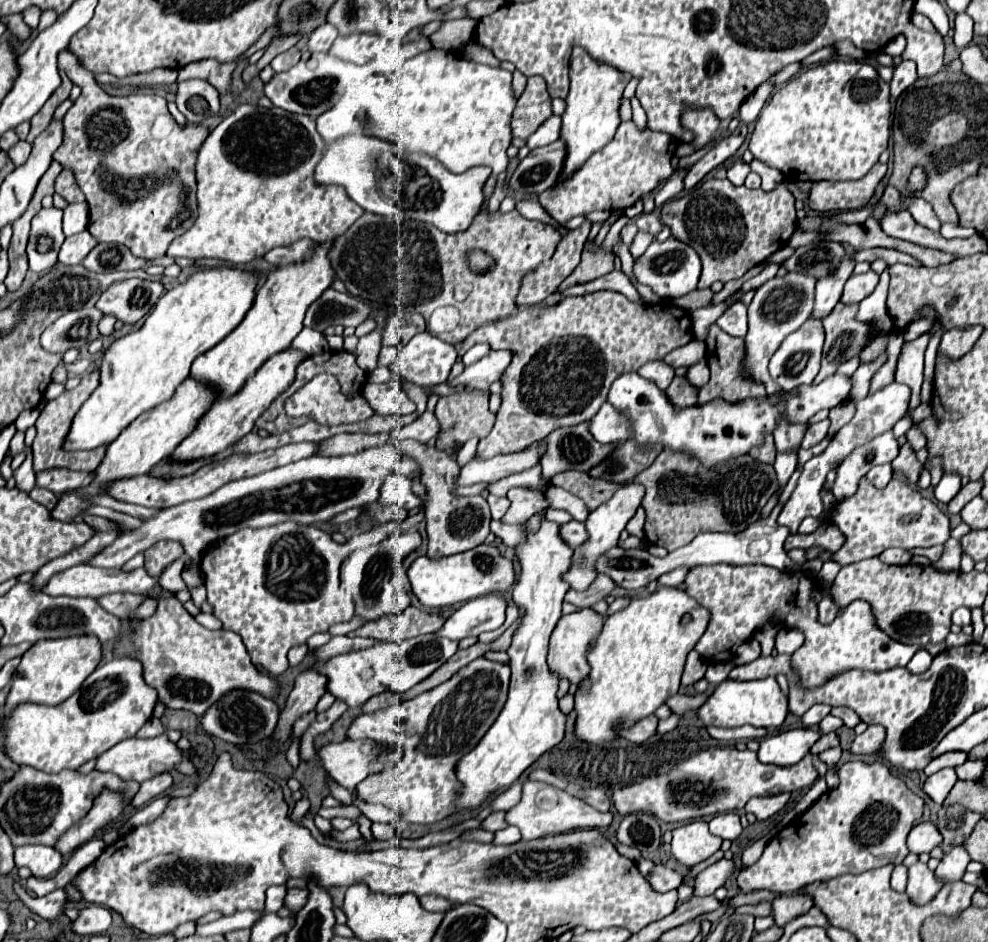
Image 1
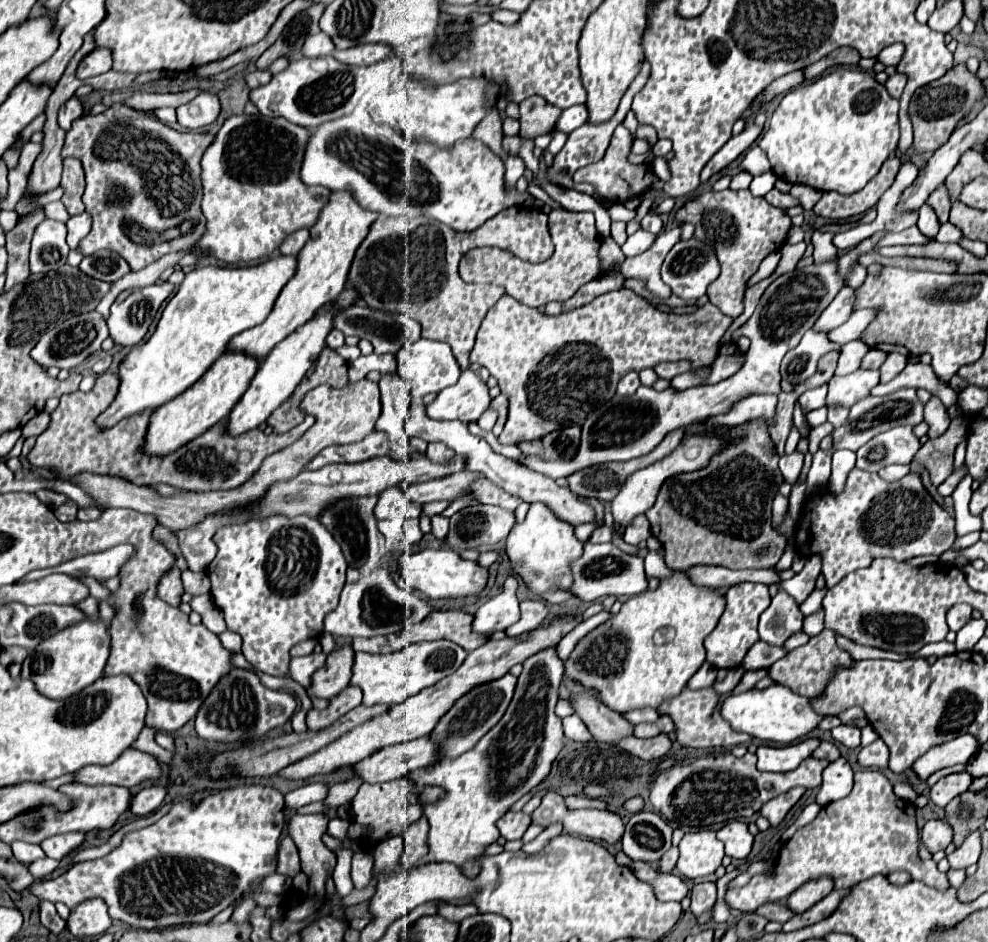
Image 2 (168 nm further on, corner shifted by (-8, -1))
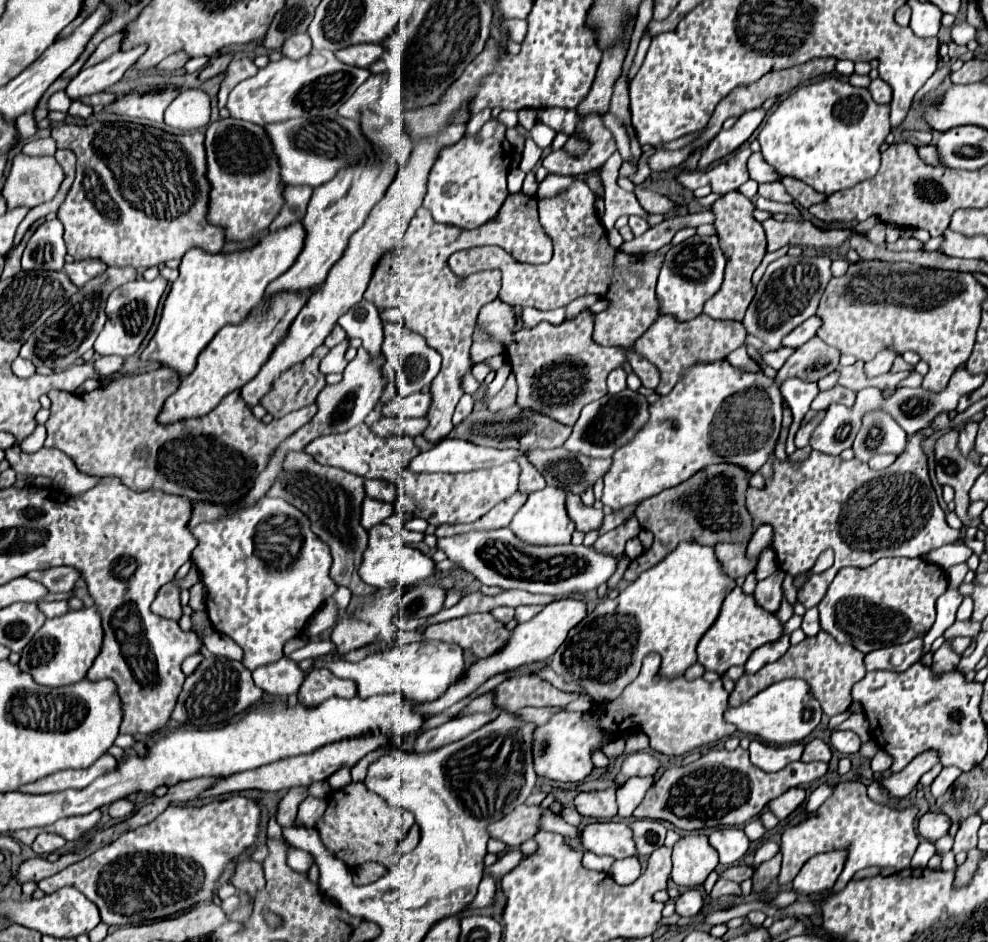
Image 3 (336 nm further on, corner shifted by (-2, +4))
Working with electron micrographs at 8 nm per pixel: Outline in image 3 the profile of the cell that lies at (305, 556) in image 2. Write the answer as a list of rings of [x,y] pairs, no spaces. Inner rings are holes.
[[[262,498],[252,508],[238,508],[222,516],[222,520],[202,522],[192,534],[198,540],[192,562],[208,590],[206,614],[216,632],[226,634],[244,650],[242,664],[248,670],[280,660],[284,642],[302,634],[308,618],[338,588],[330,578],[330,548],[310,530],[308,516],[282,498]]]

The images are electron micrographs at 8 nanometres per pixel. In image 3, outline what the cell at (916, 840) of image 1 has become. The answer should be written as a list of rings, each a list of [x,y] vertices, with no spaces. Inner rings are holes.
[[[928,812],[920,818],[918,824],[920,836],[924,836],[930,842],[936,842],[944,834],[948,834],[948,828],[950,828],[950,818],[944,812]]]

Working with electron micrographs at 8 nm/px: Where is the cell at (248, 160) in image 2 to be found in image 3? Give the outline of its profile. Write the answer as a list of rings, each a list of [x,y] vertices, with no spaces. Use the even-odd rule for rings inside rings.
[[[236,118],[218,120],[206,130],[206,156],[212,186],[208,220],[222,226],[228,240],[248,240],[252,234],[266,230],[280,212],[284,198],[278,160],[264,128]]]

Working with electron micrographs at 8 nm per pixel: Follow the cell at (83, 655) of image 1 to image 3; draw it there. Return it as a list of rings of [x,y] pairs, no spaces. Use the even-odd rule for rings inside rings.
[[[80,608],[70,610],[58,618],[50,618],[44,626],[32,636],[32,640],[22,650],[20,670],[32,674],[32,678],[42,686],[68,686],[80,682],[94,658],[100,654],[102,646],[102,624],[98,608]]]

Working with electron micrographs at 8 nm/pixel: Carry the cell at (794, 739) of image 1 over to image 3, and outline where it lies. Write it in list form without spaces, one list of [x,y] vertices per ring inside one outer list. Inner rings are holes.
[[[758,740],[750,742],[750,762],[766,772],[778,772],[786,764],[800,760],[804,744],[790,744],[790,746],[768,746]]]

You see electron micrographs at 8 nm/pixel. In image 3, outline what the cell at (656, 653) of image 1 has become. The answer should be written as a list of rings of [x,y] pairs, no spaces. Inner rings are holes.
[[[680,542],[664,560],[650,570],[642,572],[636,582],[624,588],[618,598],[604,598],[600,604],[570,630],[566,642],[552,656],[550,668],[566,682],[574,682],[586,690],[594,702],[610,702],[622,694],[622,690],[636,680],[642,660],[658,652],[662,656],[660,676],[682,676],[688,666],[696,662],[696,646],[708,628],[716,622],[724,598],[736,588],[736,580],[726,576],[714,550],[696,542]]]

